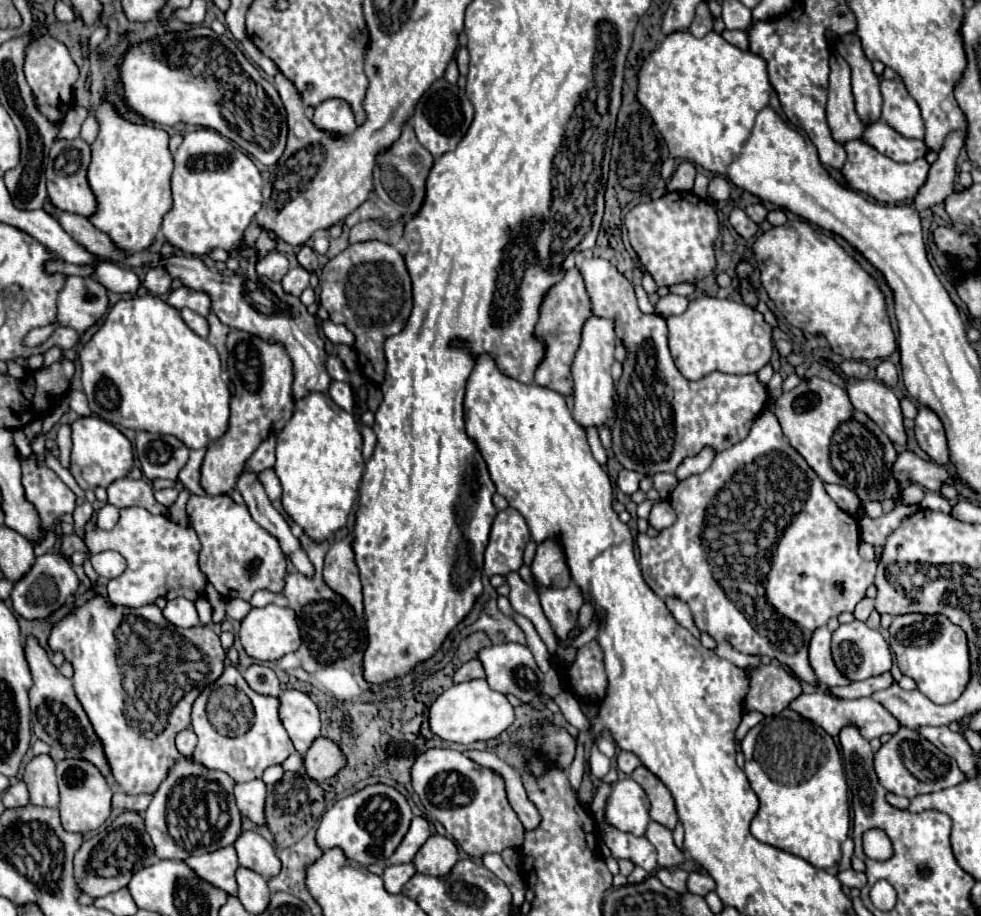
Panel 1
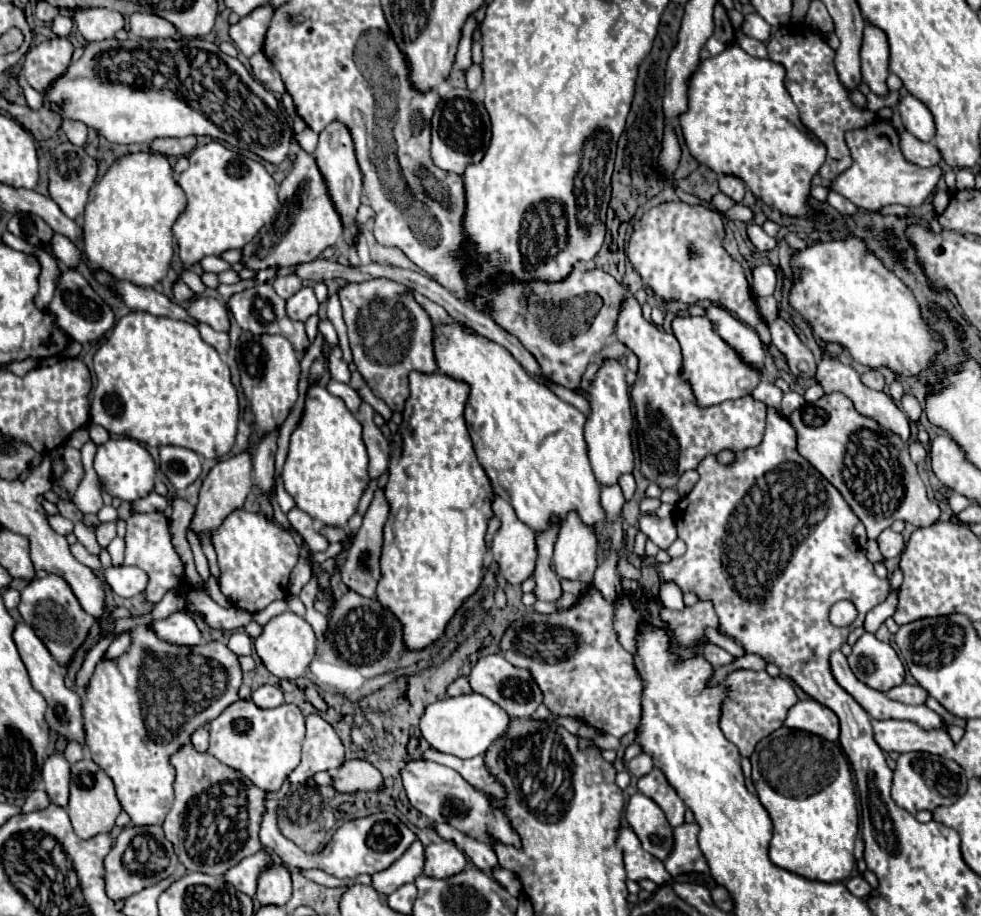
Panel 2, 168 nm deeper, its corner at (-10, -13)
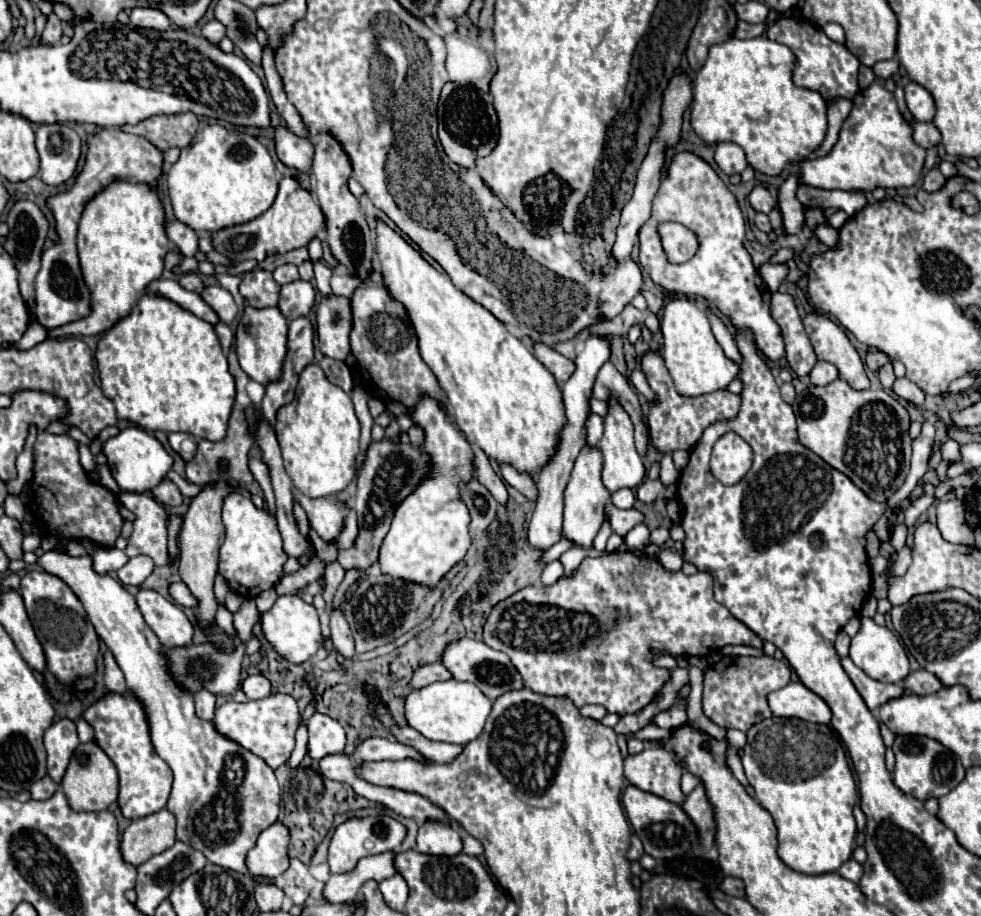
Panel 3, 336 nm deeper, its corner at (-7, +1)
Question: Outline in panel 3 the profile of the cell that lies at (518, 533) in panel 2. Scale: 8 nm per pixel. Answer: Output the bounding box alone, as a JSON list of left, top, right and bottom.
[473,446,507,504]

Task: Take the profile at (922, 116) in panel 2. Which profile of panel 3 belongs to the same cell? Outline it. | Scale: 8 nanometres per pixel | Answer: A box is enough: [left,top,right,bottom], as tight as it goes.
[905,82,935,122]

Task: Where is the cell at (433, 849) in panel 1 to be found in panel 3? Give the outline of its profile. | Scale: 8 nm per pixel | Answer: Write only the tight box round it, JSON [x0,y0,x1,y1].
[417,820,463,856]

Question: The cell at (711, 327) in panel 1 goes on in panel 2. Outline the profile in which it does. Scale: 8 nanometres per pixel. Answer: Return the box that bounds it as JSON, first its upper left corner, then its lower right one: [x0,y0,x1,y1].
[672,316,766,406]

